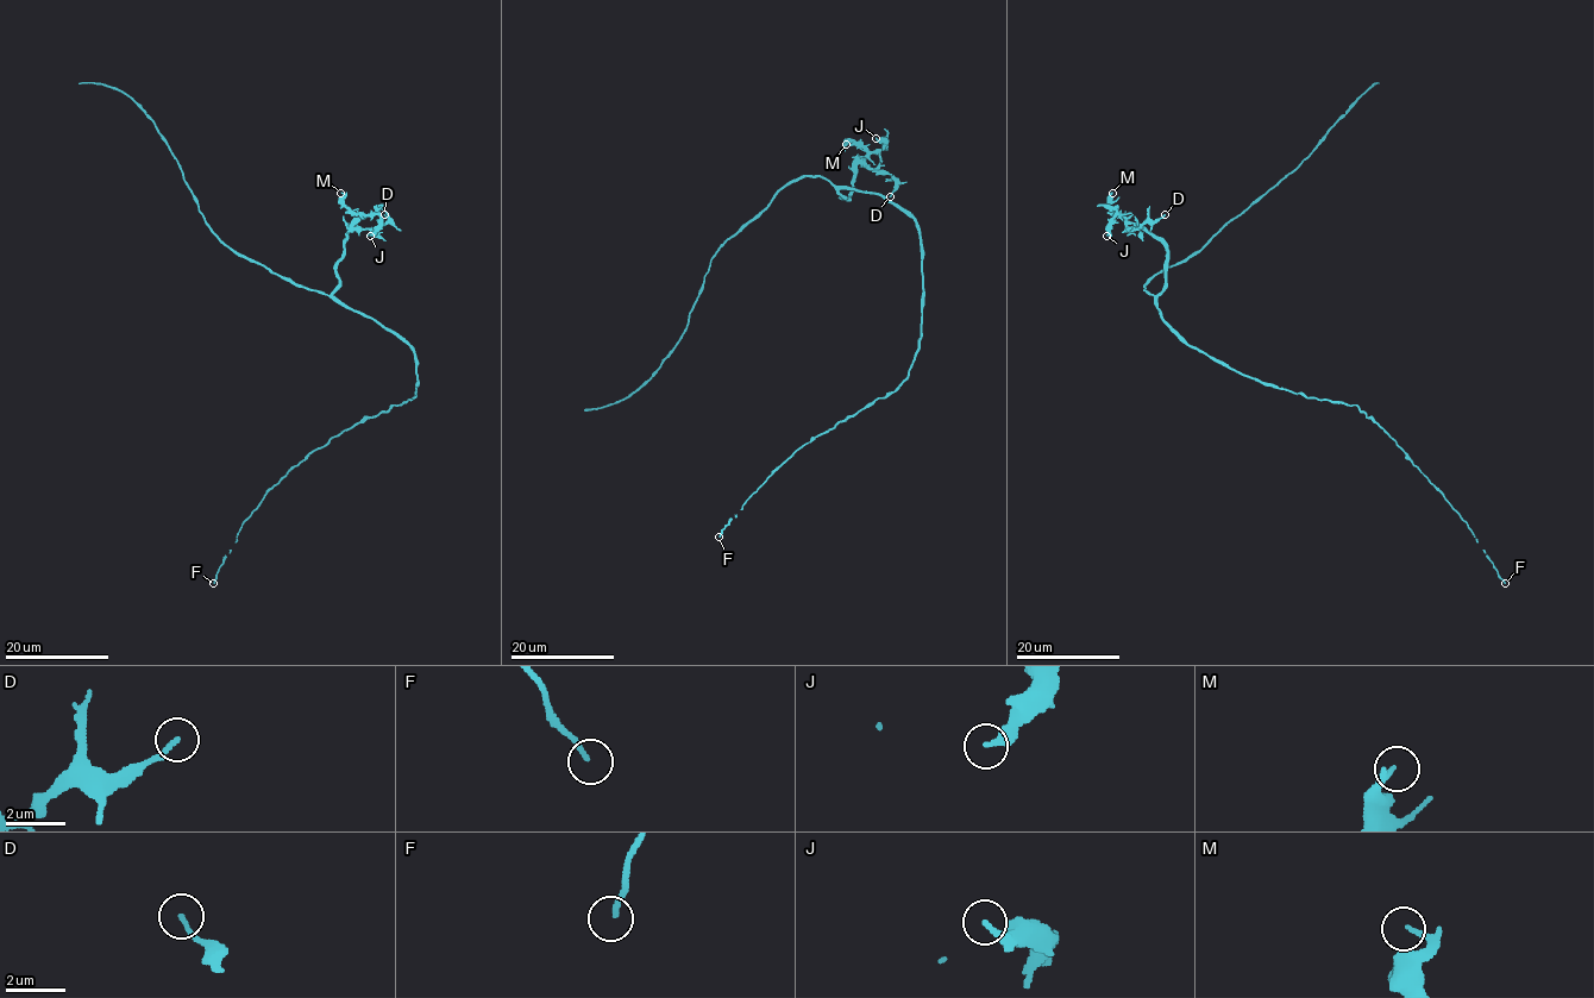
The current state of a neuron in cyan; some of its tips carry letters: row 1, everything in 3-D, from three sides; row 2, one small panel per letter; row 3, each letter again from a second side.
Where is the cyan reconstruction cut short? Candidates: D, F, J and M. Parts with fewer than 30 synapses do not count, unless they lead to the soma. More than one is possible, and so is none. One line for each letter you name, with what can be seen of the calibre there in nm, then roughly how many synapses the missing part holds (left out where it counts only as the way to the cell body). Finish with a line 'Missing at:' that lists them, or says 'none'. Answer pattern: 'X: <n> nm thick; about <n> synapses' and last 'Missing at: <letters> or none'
Missing at: none

